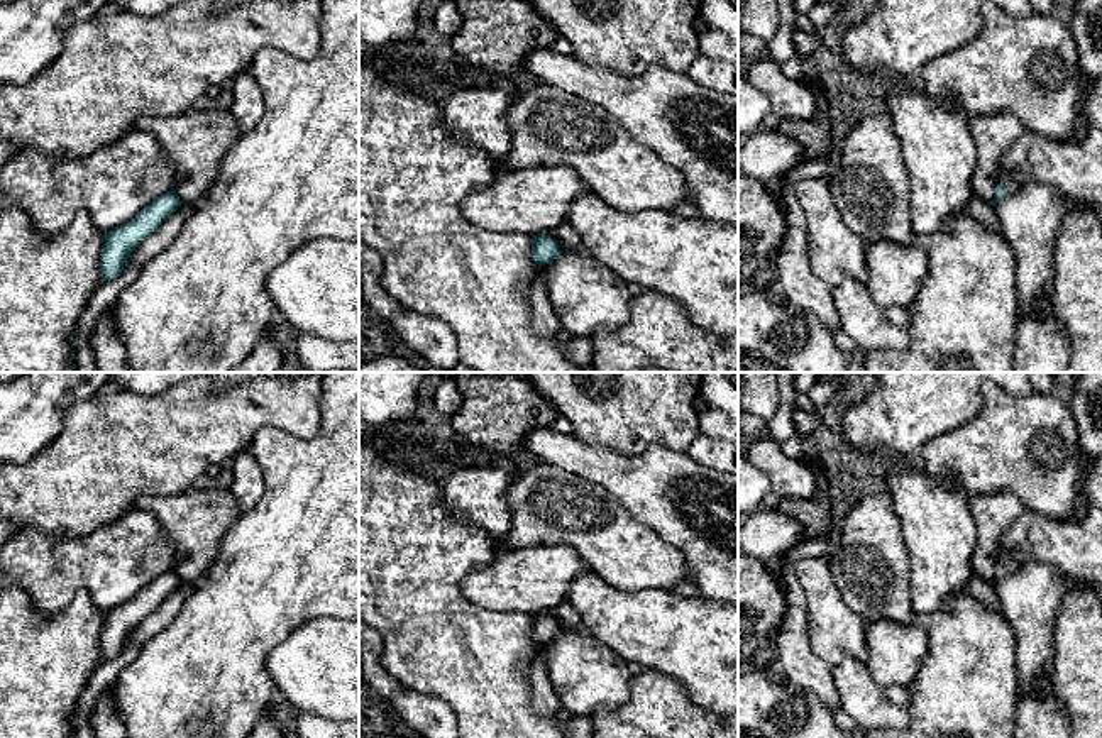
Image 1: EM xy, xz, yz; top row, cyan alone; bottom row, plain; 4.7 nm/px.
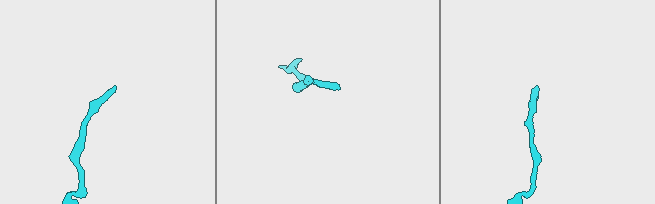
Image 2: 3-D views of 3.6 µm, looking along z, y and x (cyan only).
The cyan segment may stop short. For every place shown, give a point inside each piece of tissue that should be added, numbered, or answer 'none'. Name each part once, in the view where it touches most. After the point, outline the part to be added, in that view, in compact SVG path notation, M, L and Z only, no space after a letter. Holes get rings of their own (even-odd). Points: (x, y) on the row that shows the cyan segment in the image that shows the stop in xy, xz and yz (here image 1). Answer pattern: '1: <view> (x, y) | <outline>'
1: yz (1004, 178) | M1000 173L999 183L1002 183L1007 190L1007 193L1016 193L1019 190L1019 183L1016 183L1009 173Z

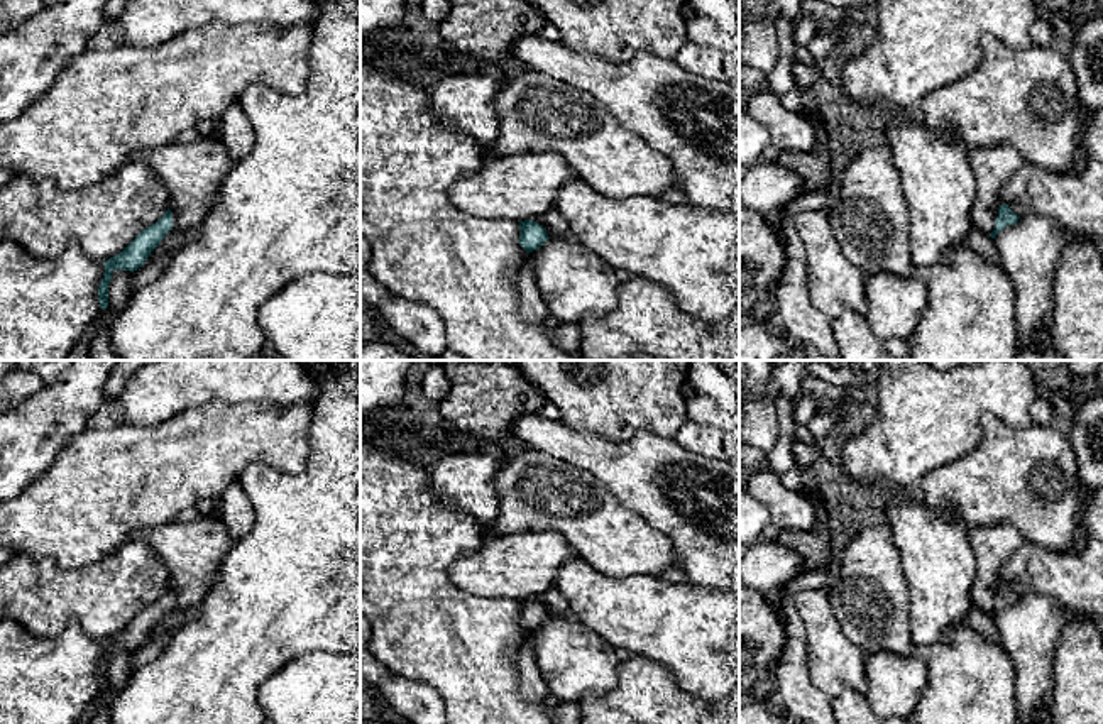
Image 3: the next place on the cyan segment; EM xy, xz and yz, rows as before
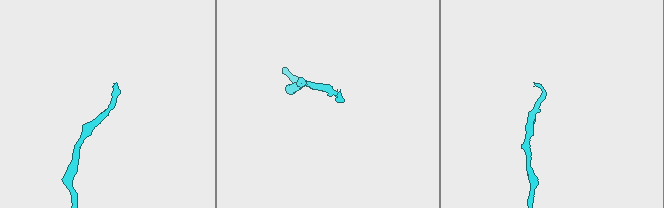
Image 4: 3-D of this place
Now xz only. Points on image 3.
none

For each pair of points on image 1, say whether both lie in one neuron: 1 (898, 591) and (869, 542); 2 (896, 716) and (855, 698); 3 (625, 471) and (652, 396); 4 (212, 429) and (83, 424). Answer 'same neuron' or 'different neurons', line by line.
1: same neuron
2: same neuron
3: different neurons
4: same neuron

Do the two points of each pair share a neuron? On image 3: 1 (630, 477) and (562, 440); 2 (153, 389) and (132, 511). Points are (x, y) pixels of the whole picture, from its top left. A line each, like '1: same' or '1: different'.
1: same
2: different

